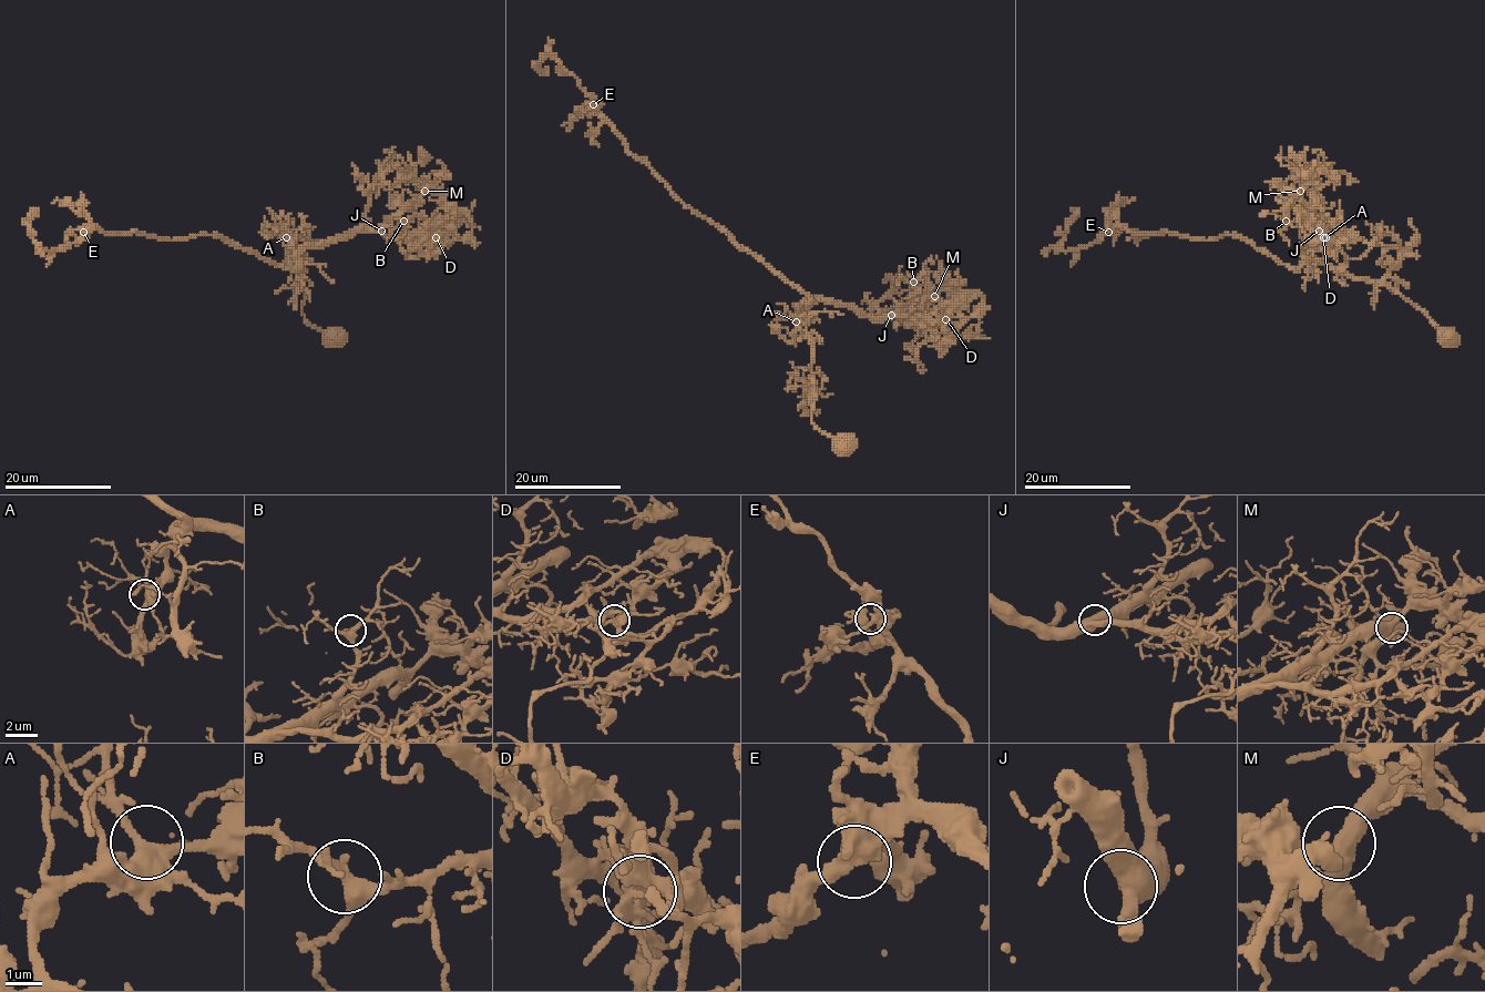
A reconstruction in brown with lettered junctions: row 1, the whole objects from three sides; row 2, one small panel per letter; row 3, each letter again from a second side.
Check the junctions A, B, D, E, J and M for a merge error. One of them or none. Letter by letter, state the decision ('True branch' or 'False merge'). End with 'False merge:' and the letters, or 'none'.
A: True branch
B: True branch
D: False merge
E: True branch
J: True branch
M: True branch
False merge: D

